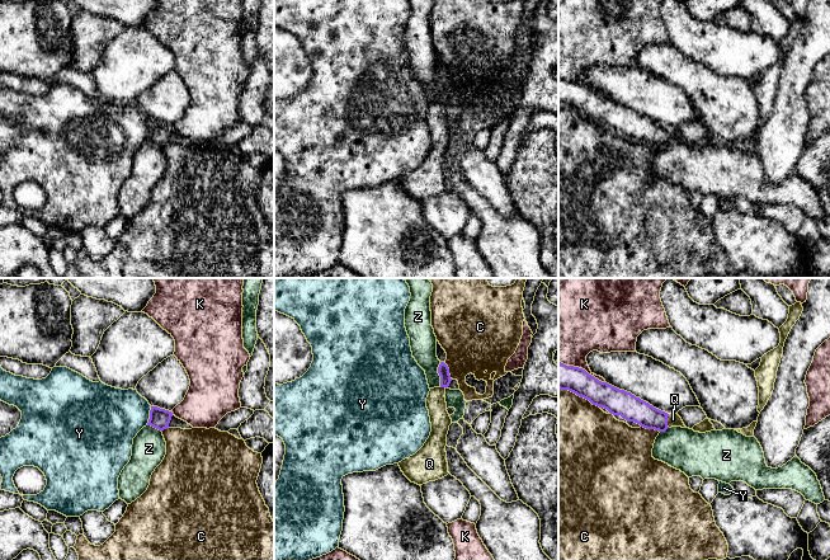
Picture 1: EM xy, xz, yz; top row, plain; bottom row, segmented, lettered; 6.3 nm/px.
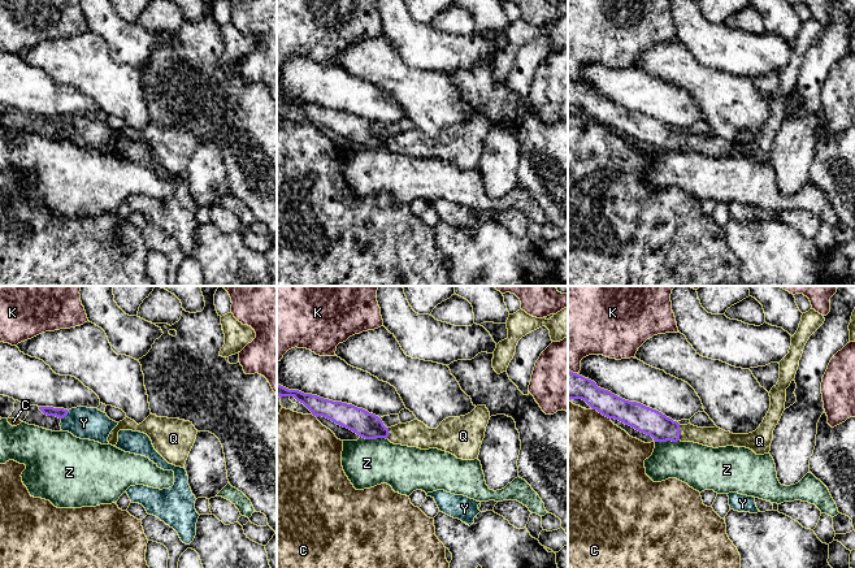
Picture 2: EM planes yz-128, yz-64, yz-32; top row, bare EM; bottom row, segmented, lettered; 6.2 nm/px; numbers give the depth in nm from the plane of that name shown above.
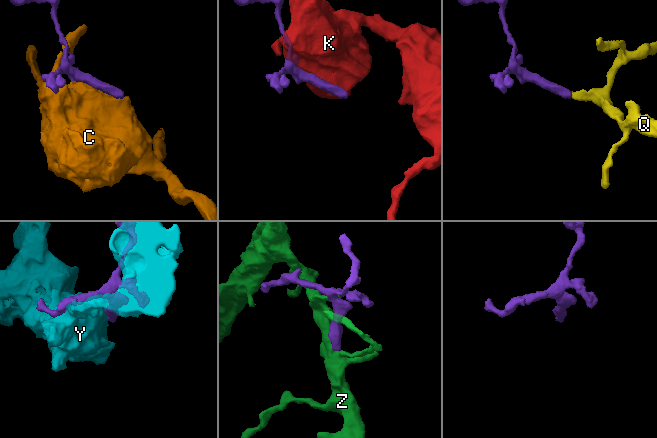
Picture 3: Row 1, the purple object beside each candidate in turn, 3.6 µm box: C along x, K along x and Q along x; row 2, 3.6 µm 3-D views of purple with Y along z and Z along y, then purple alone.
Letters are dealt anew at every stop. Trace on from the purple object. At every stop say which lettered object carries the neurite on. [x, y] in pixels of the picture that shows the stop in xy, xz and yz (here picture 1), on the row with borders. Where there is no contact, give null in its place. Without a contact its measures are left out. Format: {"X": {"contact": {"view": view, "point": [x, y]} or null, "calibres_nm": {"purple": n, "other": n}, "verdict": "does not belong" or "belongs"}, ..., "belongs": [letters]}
{"C": {"contact": {"view": "yz", "point": [579, 395]}, "calibres_nm": {"purple": 160, "other": 480}, "verdict": "does not belong"}, "K": {"contact": {"view": "yz", "point": [581, 368]}, "calibres_nm": {"purple": 160, "other": 380}, "verdict": "does not belong"}, "Q": {"contact": {"view": "yz", "point": [666, 420]}, "calibres_nm": {"purple": 160, "other": 80}, "verdict": "belongs"}, "Y": {"contact": {"view": "xy", "point": [150, 415]}, "calibres_nm": {"purple": 130, "other": 380}, "verdict": "does not belong"}, "Z": {"contact": {"view": "xz", "point": [438, 372]}, "calibres_nm": {"purple": 70, "other": 170}, "verdict": "does not belong"}, "belongs": ["Q"]}

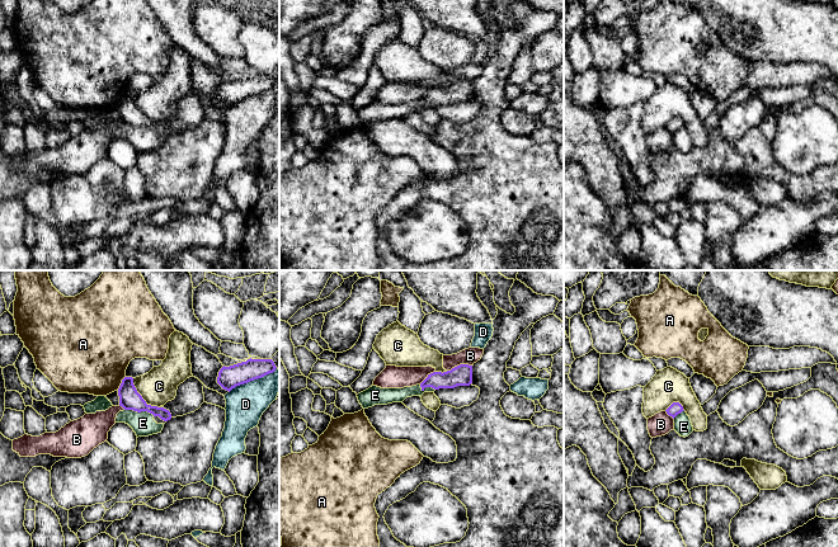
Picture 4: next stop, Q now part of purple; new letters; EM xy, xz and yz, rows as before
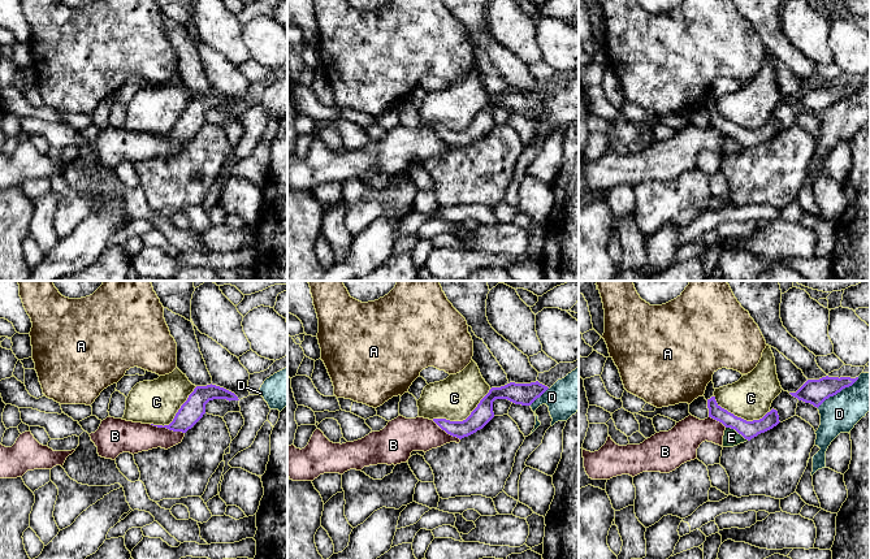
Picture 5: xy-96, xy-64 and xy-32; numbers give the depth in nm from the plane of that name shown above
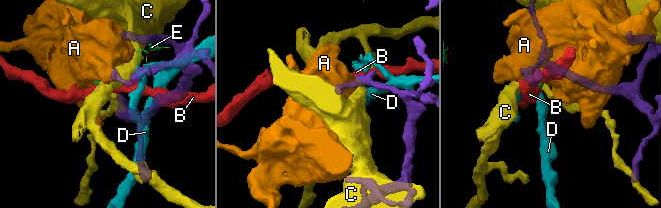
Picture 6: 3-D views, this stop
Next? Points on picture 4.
{"A": {"contact": {"view": "xy", "point": [121, 383]}, "calibres_nm": {"purple": 140, "other": 460}, "verdict": "does not belong"}, "B": {"contact": {"view": "xz", "point": [460, 364]}, "calibres_nm": {"purple": 130, "other": 100}, "verdict": "does not belong"}, "C": {"contact": {"view": "xy", "point": [141, 397]}, "calibres_nm": {"purple": 140, "other": 220}, "verdict": "does not belong"}, "D": {"contact": {"view": "xy", "point": [253, 380]}, "calibres_nm": {"purple": 140, "other": 260}, "verdict": "does not belong"}, "E": {"contact": {"view": "xy", "point": [140, 411]}, "calibres_nm": {"purple": 140, "other": 150}, "verdict": "does not belong"}, "belongs": []}

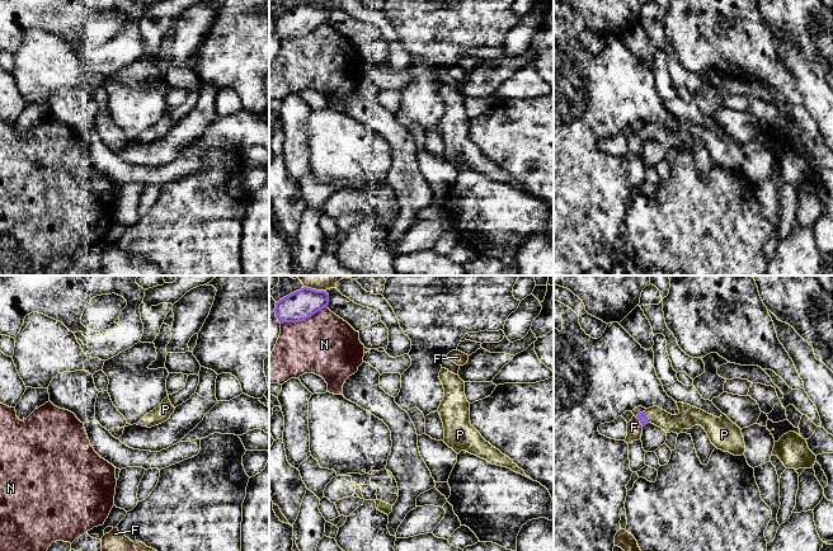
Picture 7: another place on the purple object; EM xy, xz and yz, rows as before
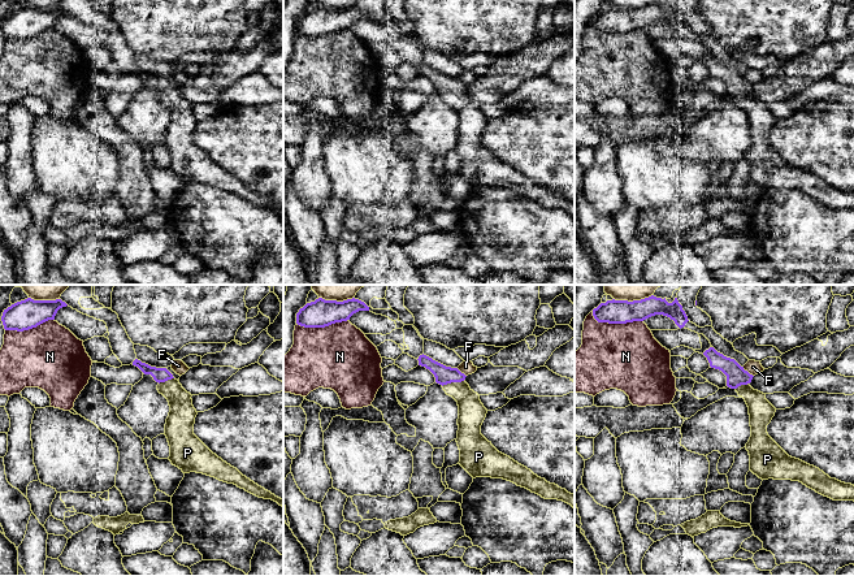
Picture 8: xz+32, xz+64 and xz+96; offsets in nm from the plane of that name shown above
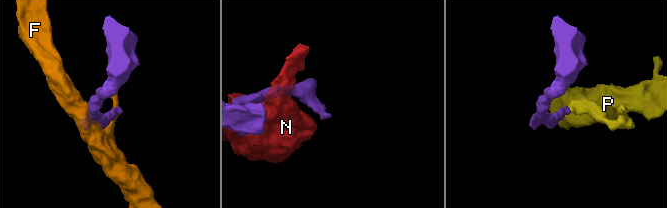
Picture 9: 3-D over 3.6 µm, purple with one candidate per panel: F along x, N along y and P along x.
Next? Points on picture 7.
{"F": {"contact": {"view": "yz", "point": [640, 422]}, "calibres_nm": {"purple": 60, "other": 100}, "verdict": "does not belong"}, "N": {"contact": {"view": "xz", "point": [304, 319]}, "calibres_nm": {"purple": 190, "other": 380}, "verdict": "does not belong"}, "P": {"contact": {"view": "yz", "point": [646, 417]}, "calibres_nm": {"purple": 60, "other": 120}, "verdict": "belongs"}, "belongs": ["P"]}

